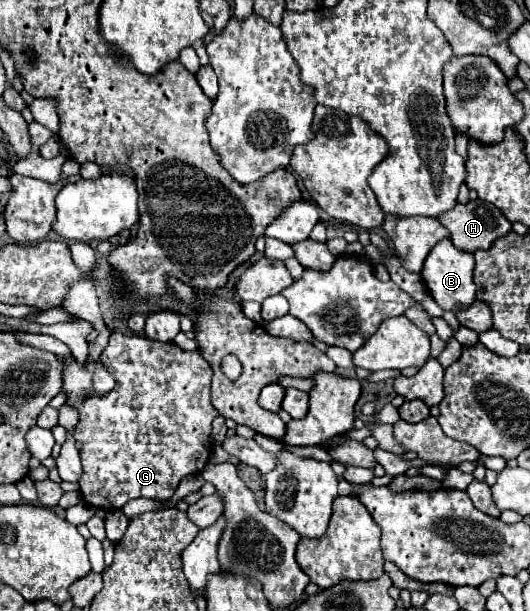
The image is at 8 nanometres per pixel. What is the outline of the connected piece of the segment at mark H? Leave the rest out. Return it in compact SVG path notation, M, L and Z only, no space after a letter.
M479 201L479 205L455 205L451 211L443 213L439 221L451 233L453 245L467 253L489 249L497 237L511 231L511 223L503 213L485 201Z

